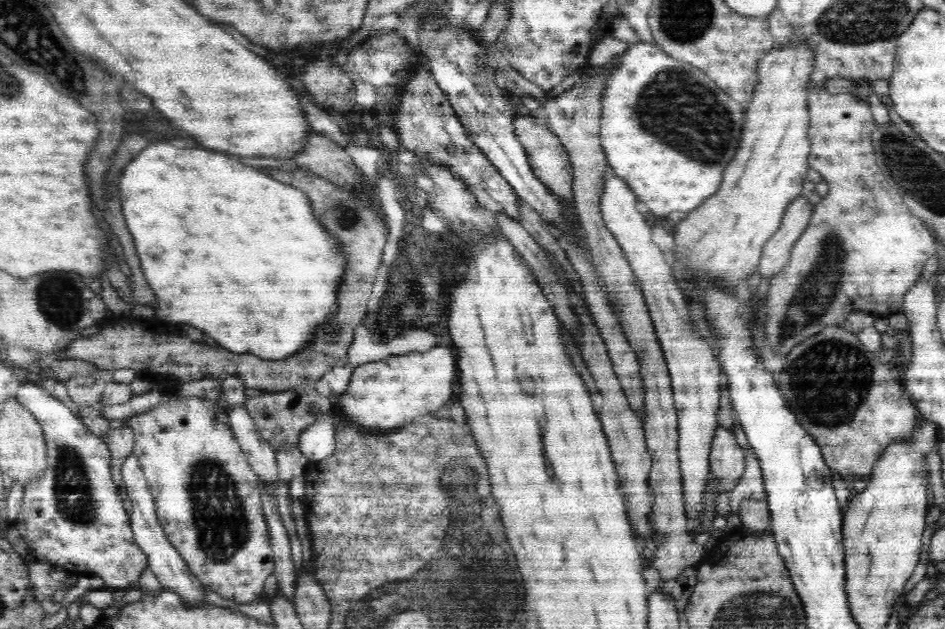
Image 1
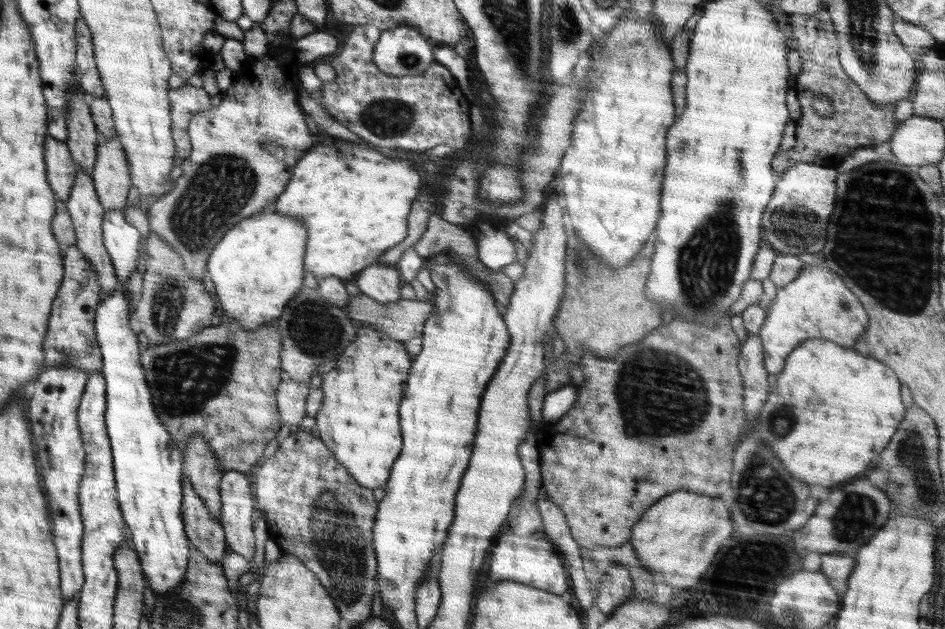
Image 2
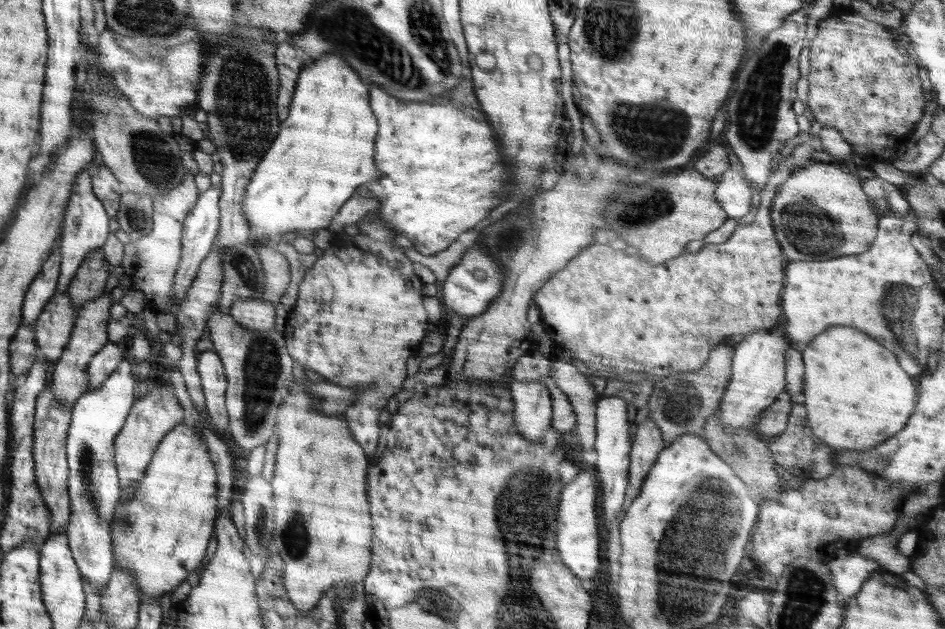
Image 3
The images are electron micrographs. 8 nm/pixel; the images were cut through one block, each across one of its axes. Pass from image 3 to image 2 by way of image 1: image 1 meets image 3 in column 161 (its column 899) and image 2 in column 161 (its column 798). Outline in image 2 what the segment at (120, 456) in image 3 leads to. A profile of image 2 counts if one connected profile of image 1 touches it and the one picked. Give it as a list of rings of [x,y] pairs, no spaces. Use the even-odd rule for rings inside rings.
[[[227,319],[219,326],[203,328],[186,340],[173,340],[144,349],[141,365],[145,369],[149,391],[154,392],[154,412],[175,446],[182,452],[191,438],[202,436],[224,473],[250,470],[262,458],[264,448],[276,438],[283,423],[275,397],[278,385],[285,378],[280,367],[282,349],[281,334],[272,323],[247,329]]]

